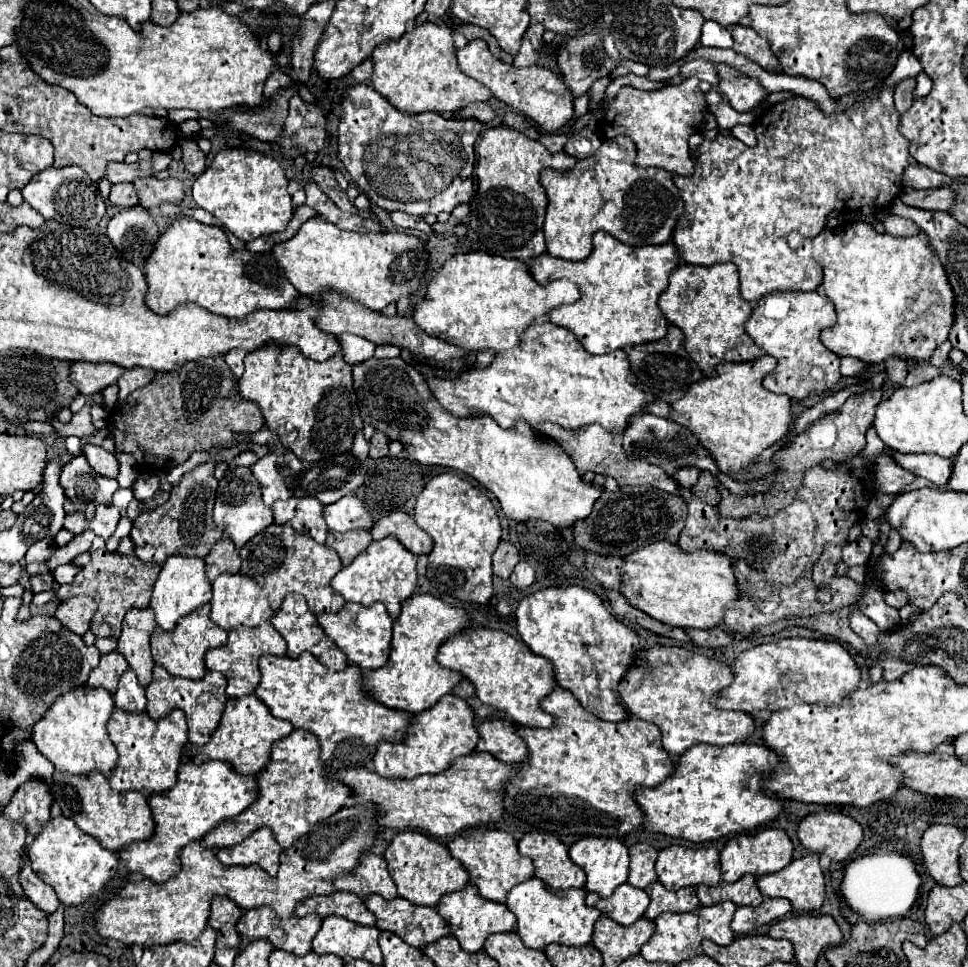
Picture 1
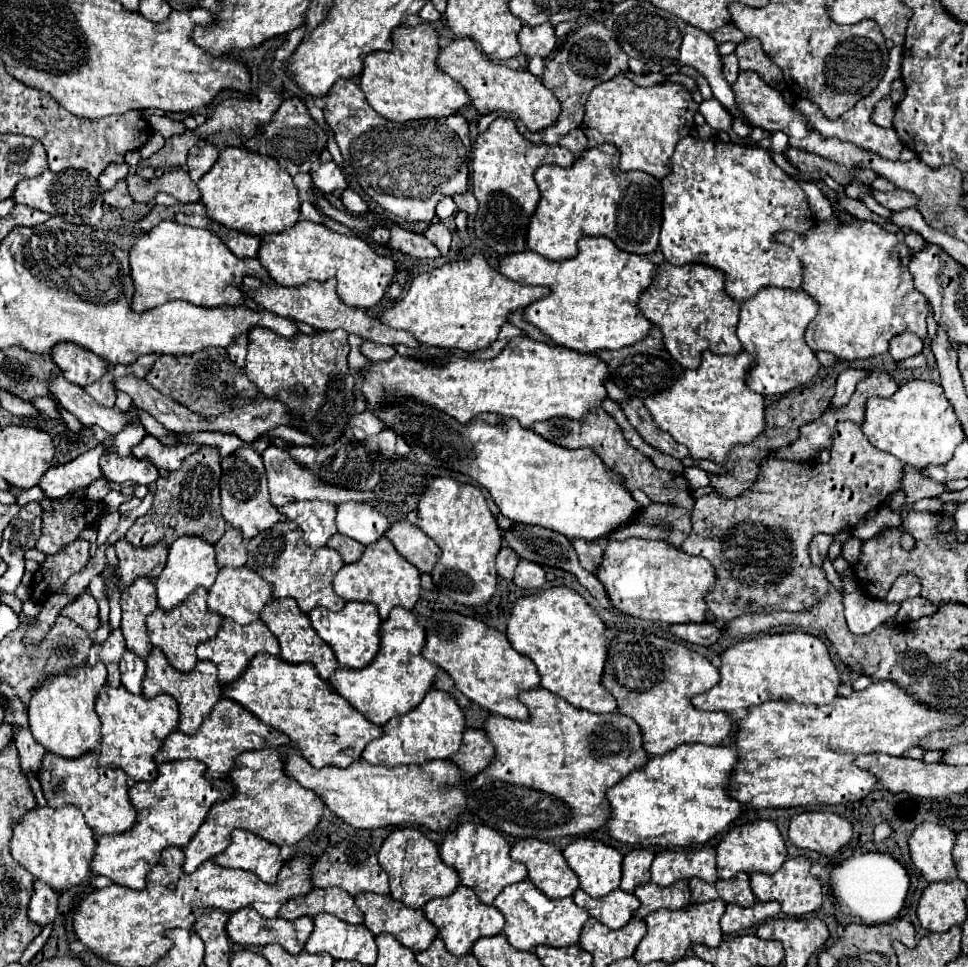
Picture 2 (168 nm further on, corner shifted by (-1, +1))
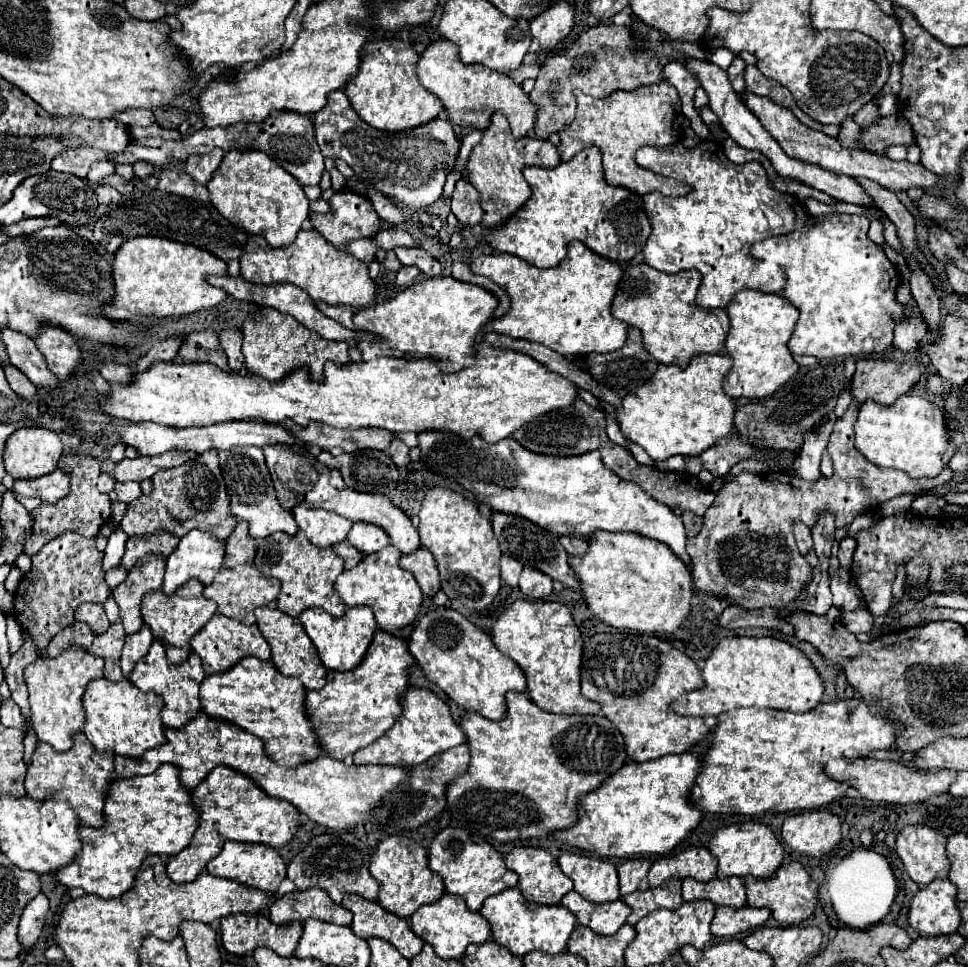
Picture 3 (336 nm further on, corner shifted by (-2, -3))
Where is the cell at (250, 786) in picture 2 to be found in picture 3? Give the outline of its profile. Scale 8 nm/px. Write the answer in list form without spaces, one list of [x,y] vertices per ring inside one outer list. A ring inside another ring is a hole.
[[[217,766],[209,778],[205,778],[205,782],[193,790],[193,802],[201,808],[199,828],[191,844],[167,860],[167,876],[175,884],[193,882],[205,870],[207,862],[221,852],[225,840],[257,842],[281,848],[293,840],[299,828],[299,810],[295,806],[291,806],[287,800],[271,798],[249,776],[229,766]]]

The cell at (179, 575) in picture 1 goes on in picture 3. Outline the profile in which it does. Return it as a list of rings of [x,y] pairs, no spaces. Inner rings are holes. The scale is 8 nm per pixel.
[[[191,530],[185,534],[175,552],[167,558],[163,592],[175,594],[189,580],[199,580],[209,586],[221,570],[225,554],[223,544],[225,542],[201,530]]]

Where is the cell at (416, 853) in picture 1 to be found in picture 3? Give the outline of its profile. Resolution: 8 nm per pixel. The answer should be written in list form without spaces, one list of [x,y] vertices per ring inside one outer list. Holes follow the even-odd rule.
[[[387,836],[383,842],[379,842],[375,854],[371,856],[369,870],[381,884],[377,902],[387,912],[393,912],[401,918],[409,918],[417,908],[423,904],[433,904],[445,894],[441,876],[429,868],[427,850],[407,836]]]

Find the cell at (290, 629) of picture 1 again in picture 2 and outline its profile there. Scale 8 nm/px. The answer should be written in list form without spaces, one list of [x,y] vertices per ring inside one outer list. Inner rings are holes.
[[[284,598],[284,600],[270,600],[264,610],[260,612],[260,618],[264,620],[264,624],[270,628],[270,632],[278,638],[280,642],[280,658],[290,662],[290,664],[302,664],[302,662],[310,662],[316,666],[318,674],[322,680],[328,680],[334,670],[338,668],[338,660],[334,656],[334,652],[330,650],[330,646],[312,630],[310,620],[304,612],[300,612],[296,600],[292,598]]]

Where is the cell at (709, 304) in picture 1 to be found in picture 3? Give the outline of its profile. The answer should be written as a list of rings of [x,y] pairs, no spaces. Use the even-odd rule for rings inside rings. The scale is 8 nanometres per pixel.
[[[645,262],[625,266],[625,278],[617,290],[613,314],[643,332],[645,348],[653,354],[653,358],[657,358],[657,362],[685,368],[697,354],[723,354],[725,338],[729,334],[729,314],[723,308],[701,308],[695,304],[699,286],[701,274],[697,270],[665,274]]]

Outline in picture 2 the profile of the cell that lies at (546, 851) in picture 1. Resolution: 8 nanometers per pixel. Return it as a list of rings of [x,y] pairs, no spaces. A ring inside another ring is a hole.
[[[528,838],[512,846],[510,856],[528,868],[530,882],[548,898],[566,898],[578,888],[578,878],[562,852],[542,840]]]

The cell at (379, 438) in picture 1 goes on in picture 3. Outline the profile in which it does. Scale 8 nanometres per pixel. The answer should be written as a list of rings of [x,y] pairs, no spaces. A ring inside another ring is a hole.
[[[393,440],[391,442],[391,450],[389,456],[397,466],[407,466],[409,464],[408,447],[401,440]]]

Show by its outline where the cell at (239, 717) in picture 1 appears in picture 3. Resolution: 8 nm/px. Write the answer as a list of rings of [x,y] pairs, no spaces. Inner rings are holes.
[[[199,712],[197,718],[193,718],[185,728],[165,730],[167,744],[159,746],[157,750],[149,750],[145,758],[139,758],[137,762],[129,762],[129,758],[117,758],[115,756],[115,774],[121,778],[133,778],[133,776],[145,776],[153,774],[163,762],[177,764],[181,768],[181,780],[183,786],[189,790],[197,788],[207,774],[219,766],[231,766],[247,776],[251,776],[261,788],[265,788],[271,796],[283,798],[297,806],[299,812],[307,814],[313,822],[347,832],[349,828],[369,820],[375,810],[383,804],[385,794],[391,794],[409,778],[409,770],[401,766],[345,766],[343,762],[321,756],[313,764],[305,764],[299,768],[287,768],[277,764],[275,760],[269,760],[269,754],[265,752],[265,746],[261,738],[245,732],[237,726],[237,740],[231,740],[229,744],[221,744],[217,740],[217,720],[209,718],[205,712]]]

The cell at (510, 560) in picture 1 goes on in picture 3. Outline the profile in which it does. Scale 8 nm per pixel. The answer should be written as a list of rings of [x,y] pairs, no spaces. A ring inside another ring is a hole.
[[[501,556],[501,580],[509,586],[517,586],[523,564],[511,556]]]

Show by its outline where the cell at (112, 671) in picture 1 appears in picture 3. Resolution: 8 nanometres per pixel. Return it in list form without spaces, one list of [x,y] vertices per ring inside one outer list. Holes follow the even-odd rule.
[[[117,622],[117,624],[111,624],[107,632],[99,634],[93,640],[93,646],[89,650],[93,656],[105,658],[105,678],[111,682],[119,682],[123,678],[121,666],[117,666],[123,650],[123,640],[125,640],[125,632],[121,622]]]

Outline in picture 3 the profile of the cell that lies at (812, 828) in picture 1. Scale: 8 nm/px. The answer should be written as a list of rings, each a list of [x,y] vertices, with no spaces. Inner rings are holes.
[[[827,810],[791,814],[781,828],[783,842],[807,856],[823,856],[841,842],[841,820]]]

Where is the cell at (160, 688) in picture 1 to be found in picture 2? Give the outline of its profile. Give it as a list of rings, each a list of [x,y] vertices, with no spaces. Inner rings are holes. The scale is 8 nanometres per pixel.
[[[154,646],[146,660],[146,676],[142,682],[142,694],[148,698],[154,698],[158,694],[170,694],[178,702],[178,710],[180,710],[178,730],[184,734],[194,734],[200,728],[200,722],[214,708],[216,700],[220,700],[222,690],[220,690],[220,682],[216,676],[216,666],[212,662],[200,660],[200,662],[196,662],[196,666],[190,672],[178,672],[168,664],[168,660],[160,652],[160,648]]]

